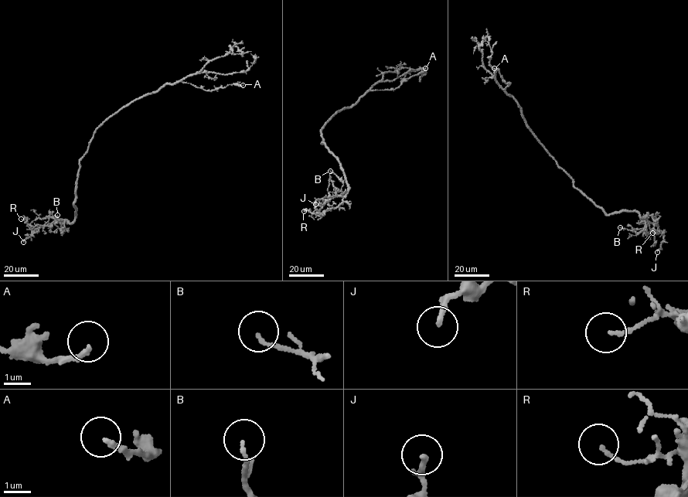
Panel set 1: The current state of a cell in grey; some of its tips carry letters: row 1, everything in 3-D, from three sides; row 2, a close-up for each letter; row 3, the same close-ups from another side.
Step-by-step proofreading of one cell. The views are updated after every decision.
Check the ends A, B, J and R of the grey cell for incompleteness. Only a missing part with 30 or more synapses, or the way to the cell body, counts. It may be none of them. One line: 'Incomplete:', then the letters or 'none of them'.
Incomplete: none of them

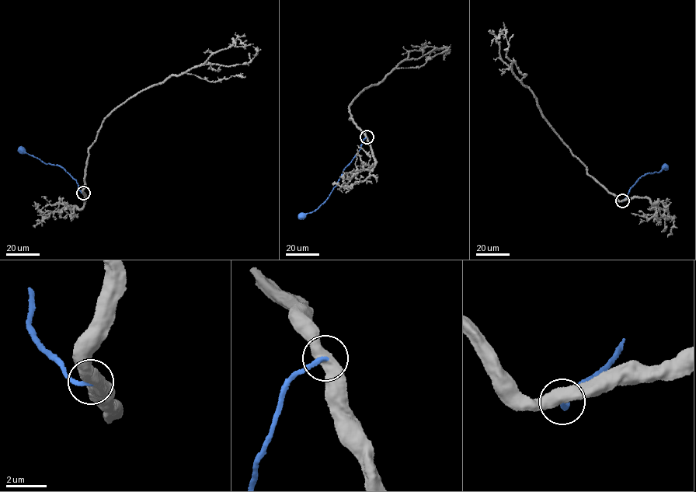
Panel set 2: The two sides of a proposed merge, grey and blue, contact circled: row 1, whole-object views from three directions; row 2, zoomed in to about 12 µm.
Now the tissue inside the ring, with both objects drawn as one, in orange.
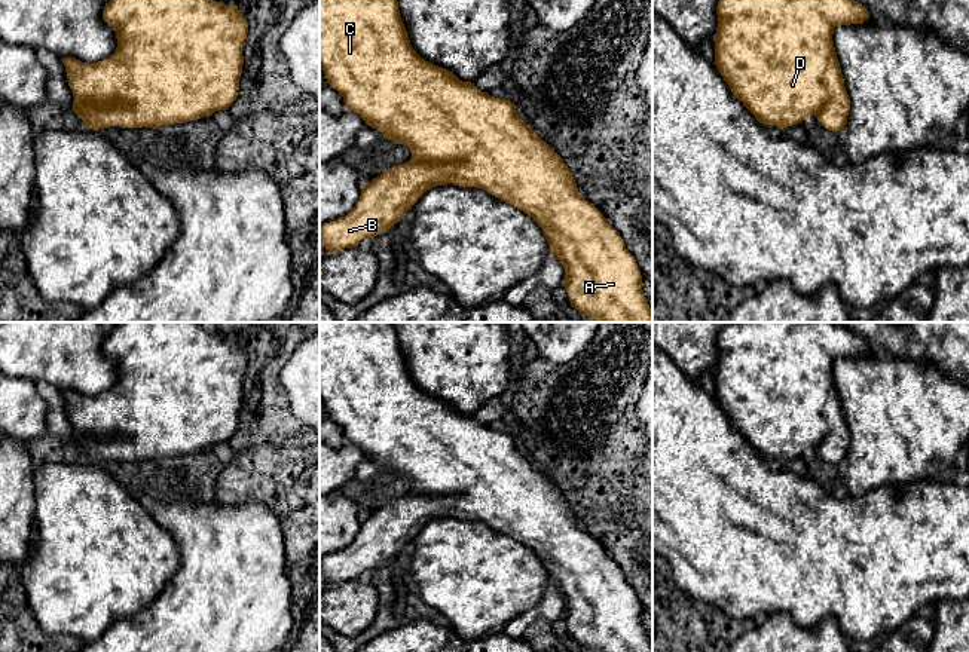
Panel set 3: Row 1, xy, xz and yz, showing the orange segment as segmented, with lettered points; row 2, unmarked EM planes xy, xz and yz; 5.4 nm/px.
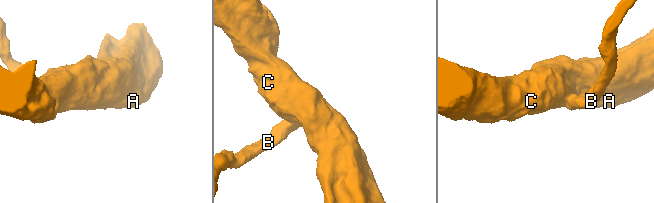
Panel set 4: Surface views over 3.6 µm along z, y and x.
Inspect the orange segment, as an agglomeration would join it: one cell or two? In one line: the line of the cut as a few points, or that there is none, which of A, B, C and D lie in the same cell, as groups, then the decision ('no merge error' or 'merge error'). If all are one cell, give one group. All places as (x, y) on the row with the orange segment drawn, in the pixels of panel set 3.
no cut | A B C D | no merge error

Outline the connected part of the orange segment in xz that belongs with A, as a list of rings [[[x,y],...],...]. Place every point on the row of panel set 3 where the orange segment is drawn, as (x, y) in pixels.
[[[320,0],[320,68],[324,71],[328,85],[343,97],[345,110],[358,113],[366,125],[379,129],[383,138],[394,144],[406,144],[412,151],[409,162],[385,169],[380,175],[363,184],[357,205],[345,217],[320,226],[320,244],[325,247],[328,254],[357,247],[360,241],[366,238],[373,239],[383,233],[386,229],[401,221],[418,199],[435,186],[453,184],[459,187],[477,187],[523,211],[541,227],[548,242],[550,254],[554,254],[565,269],[563,287],[572,307],[575,307],[581,316],[589,316],[592,322],[652,322],[652,309],[642,291],[642,275],[635,257],[627,251],[620,233],[606,221],[603,214],[580,195],[577,183],[563,159],[520,119],[516,105],[510,100],[490,97],[487,92],[479,91],[474,83],[462,82],[452,71],[421,58],[410,45],[397,0]]]

